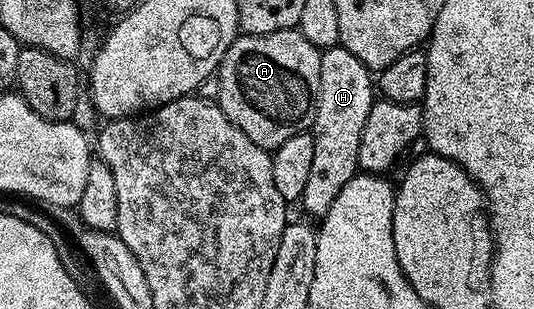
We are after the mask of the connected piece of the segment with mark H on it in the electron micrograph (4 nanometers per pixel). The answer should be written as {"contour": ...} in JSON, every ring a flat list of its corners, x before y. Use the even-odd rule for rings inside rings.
{"contour":[[336,45,322,52,321,81,309,123,309,134,313,137,313,165,309,168,309,179,301,198,301,205,309,214,322,217,329,205,333,205,337,193,341,193,359,171,357,149,361,145,361,129,365,129,365,117,369,117,369,109,376,99,372,72,357,61,349,49]]}

